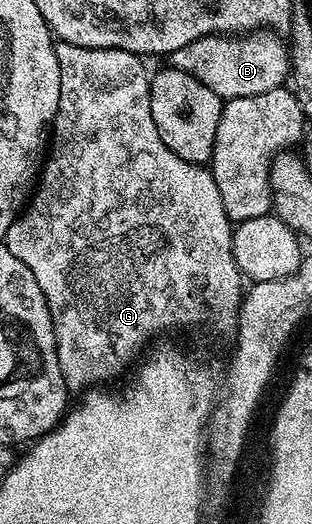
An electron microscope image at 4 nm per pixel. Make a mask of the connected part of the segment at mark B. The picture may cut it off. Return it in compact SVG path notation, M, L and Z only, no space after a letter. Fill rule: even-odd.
M253 31L243 35L213 35L194 39L170 54L171 68L194 75L224 101L246 95L262 95L281 88L290 77L290 49L276 31Z

